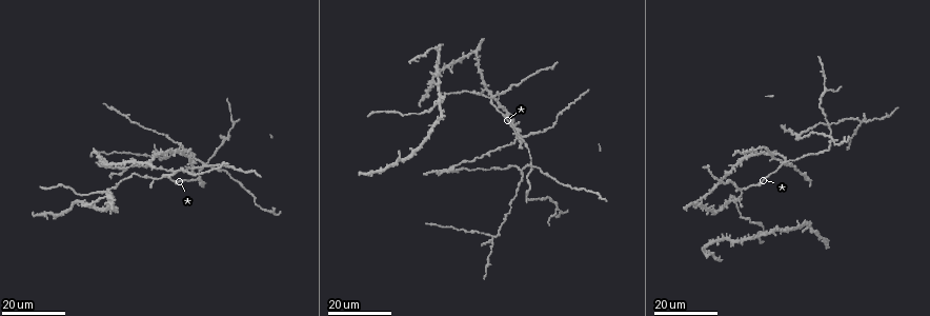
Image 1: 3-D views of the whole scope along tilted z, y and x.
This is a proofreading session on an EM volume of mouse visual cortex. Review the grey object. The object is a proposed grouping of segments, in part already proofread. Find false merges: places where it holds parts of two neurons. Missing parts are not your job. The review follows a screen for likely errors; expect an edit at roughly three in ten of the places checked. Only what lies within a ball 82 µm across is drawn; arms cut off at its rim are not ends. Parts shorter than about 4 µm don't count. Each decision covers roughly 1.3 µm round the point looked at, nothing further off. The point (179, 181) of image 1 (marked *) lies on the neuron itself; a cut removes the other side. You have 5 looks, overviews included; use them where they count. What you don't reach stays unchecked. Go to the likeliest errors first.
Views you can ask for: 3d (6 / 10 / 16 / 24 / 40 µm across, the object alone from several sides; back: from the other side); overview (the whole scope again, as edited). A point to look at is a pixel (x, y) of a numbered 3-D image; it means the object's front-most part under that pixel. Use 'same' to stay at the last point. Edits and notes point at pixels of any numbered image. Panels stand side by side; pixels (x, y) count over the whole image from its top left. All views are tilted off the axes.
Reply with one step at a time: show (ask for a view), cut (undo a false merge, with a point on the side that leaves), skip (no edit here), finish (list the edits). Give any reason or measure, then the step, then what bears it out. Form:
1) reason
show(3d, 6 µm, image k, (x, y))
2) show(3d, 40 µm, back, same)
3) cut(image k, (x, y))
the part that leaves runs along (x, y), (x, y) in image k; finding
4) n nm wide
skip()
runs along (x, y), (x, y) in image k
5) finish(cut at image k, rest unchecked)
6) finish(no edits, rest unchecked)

three arms meet
show(3d, 16 µm, image 1, (451, 167))

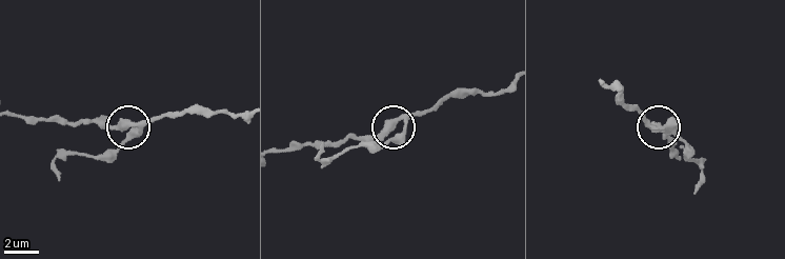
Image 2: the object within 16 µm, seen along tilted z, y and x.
show(3d, 10 µm, image 2, (384, 132))

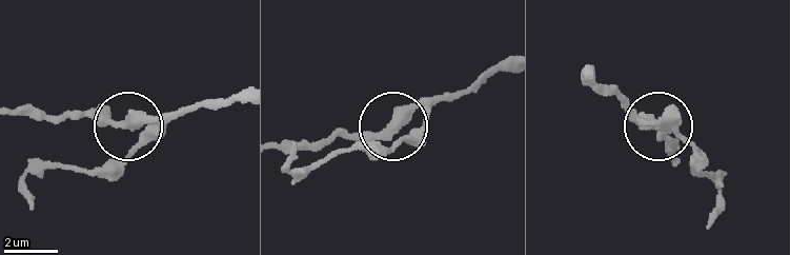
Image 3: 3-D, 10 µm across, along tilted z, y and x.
side arm 7 µm
skip()
runs along (238, 101), (137, 120), (136, 143), (114, 176) in image 3; all the same neuron

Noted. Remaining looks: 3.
four arms meet
show(3d, 16 µm, image 1, (863, 121))

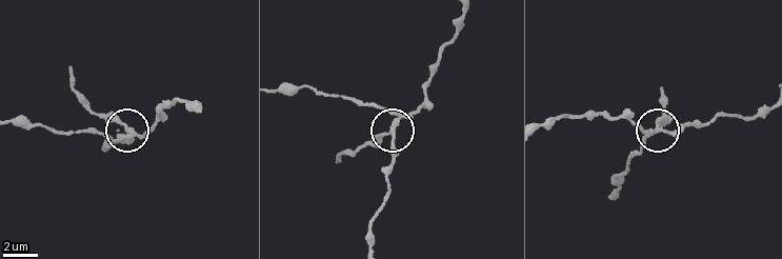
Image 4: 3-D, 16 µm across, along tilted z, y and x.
show(3d, 6 µm, image 4, (397, 121))

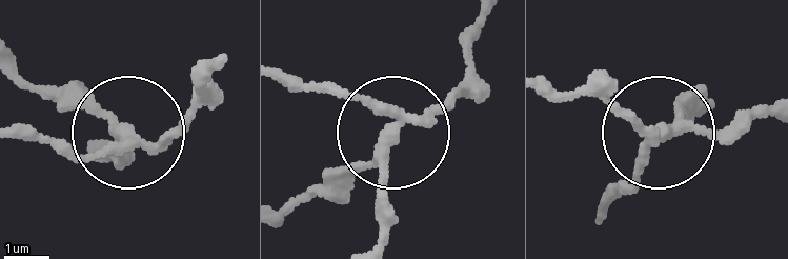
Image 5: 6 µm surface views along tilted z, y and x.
show(3d, 6 µm, back, image 5, (125, 136))

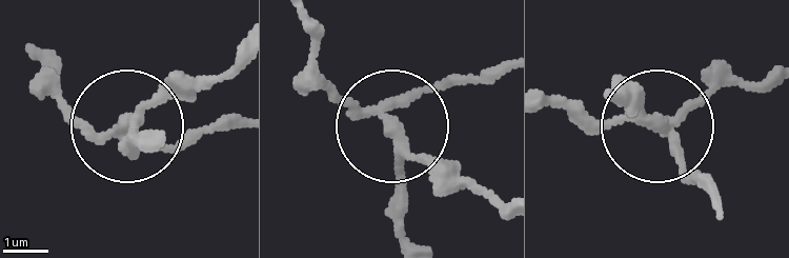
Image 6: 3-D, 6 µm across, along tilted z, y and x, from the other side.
4 arms
cut(image 6, (183, 150))
the part that leaves runs along (391, 107), (501, 74) in image 6; a second neuron is stuck on

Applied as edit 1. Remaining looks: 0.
finish(cut at image 6, rest unchecked)

